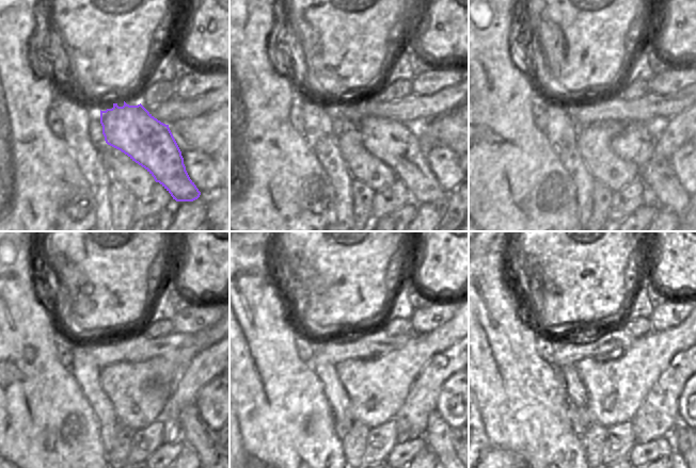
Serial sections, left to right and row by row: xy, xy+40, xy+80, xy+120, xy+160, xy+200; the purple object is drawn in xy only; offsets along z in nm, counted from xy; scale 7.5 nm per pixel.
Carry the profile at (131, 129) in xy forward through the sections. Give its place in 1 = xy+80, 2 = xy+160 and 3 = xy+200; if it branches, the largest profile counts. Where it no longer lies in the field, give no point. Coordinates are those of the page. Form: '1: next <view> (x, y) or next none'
1: next xy+80 (636, 143)
2: next xy+160 (436, 423)
3: next xy+200 (682, 448)

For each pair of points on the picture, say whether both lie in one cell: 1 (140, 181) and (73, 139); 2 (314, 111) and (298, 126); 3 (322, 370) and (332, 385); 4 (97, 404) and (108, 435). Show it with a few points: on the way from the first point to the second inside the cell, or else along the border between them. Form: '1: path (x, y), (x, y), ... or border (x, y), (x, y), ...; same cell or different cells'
1: border (99, 148), (101, 161), (113, 179); different cells
2: border (305, 98), (303, 103), (304, 131), (302, 134); different cells
3: path (326, 373), (331, 382); same cell
4: path (104, 412), (107, 418), (107, 428); same cell

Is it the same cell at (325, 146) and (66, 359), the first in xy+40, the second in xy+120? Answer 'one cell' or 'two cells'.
two cells

